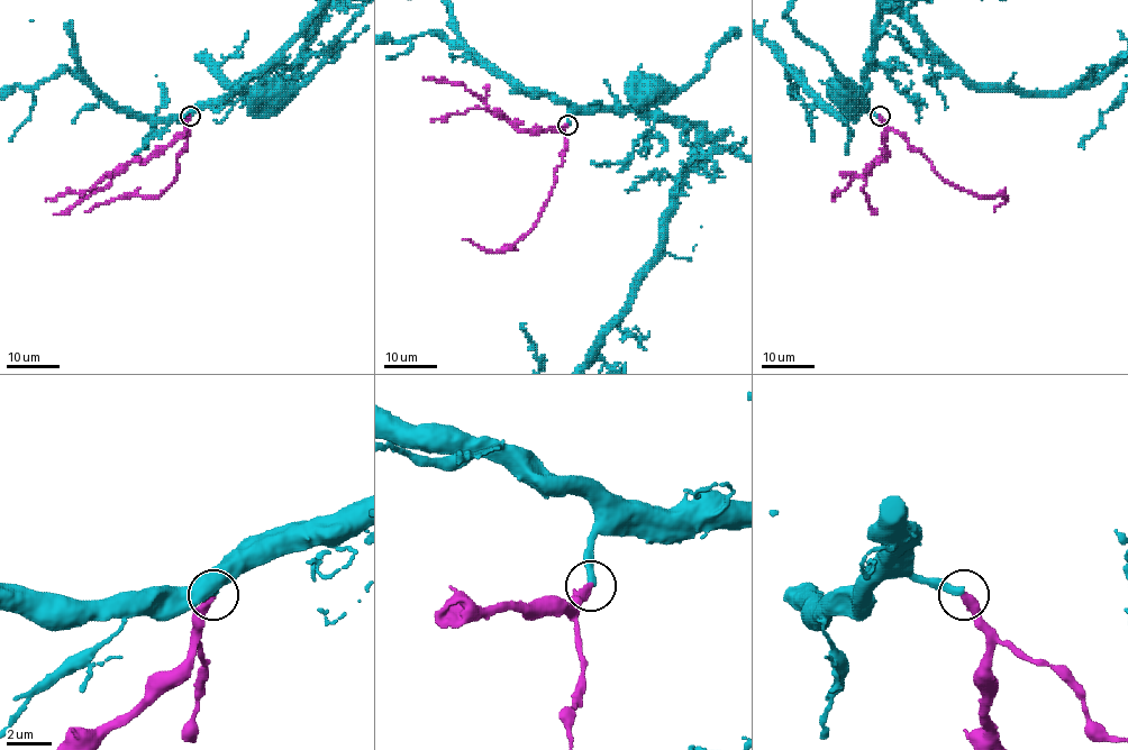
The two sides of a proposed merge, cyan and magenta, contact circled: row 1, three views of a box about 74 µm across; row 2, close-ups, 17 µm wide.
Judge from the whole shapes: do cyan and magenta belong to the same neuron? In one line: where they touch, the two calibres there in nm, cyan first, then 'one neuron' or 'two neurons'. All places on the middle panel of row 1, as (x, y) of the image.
(567, 125) | 360/420 nm | one neuron

